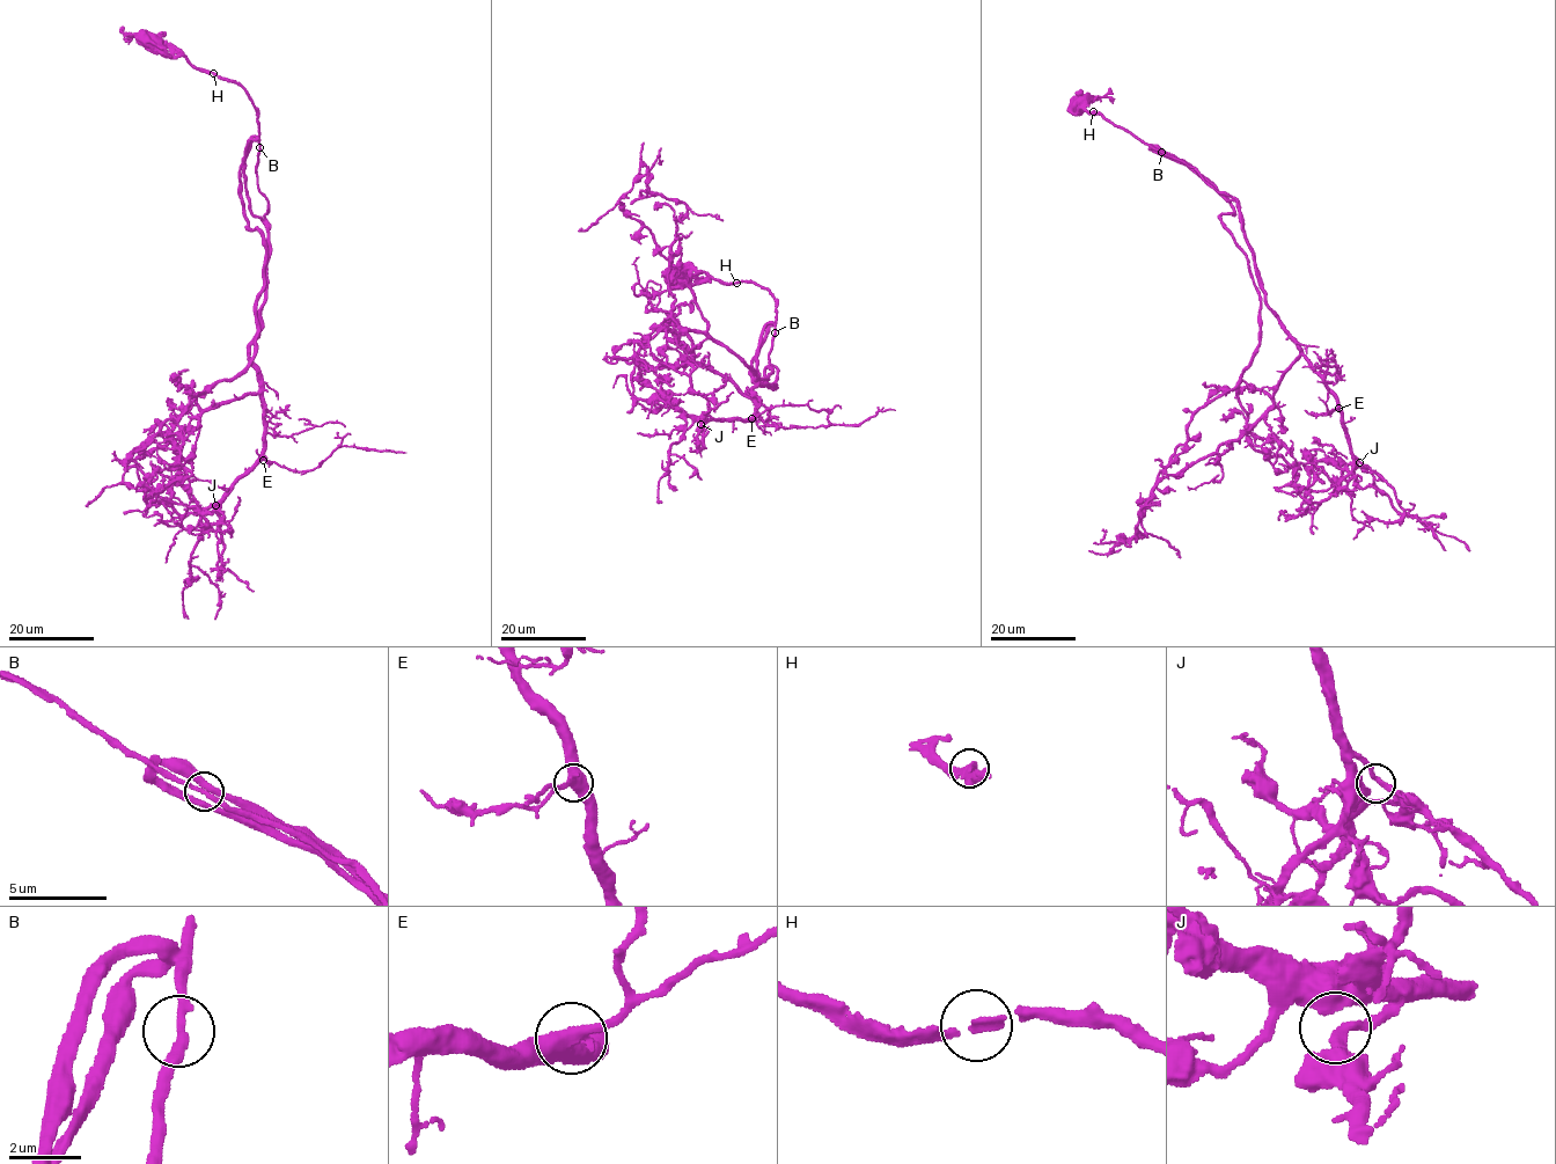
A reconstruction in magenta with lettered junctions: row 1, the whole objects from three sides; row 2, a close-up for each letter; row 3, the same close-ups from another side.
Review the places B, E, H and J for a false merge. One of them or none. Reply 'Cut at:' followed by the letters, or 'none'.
Cut at: none

